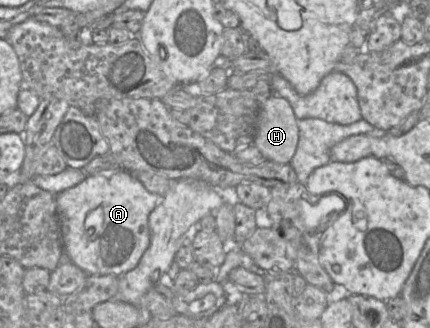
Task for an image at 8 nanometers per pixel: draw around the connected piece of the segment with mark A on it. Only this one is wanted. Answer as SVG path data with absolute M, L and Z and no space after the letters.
M120 169L109 174L87 176L79 184L56 195L56 205L60 222L63 251L68 254L71 262L82 269L87 275L120 276L125 274L138 265L141 257L150 245L149 215L156 207L156 195L148 192L144 185L131 172L128 172L125 169Z

